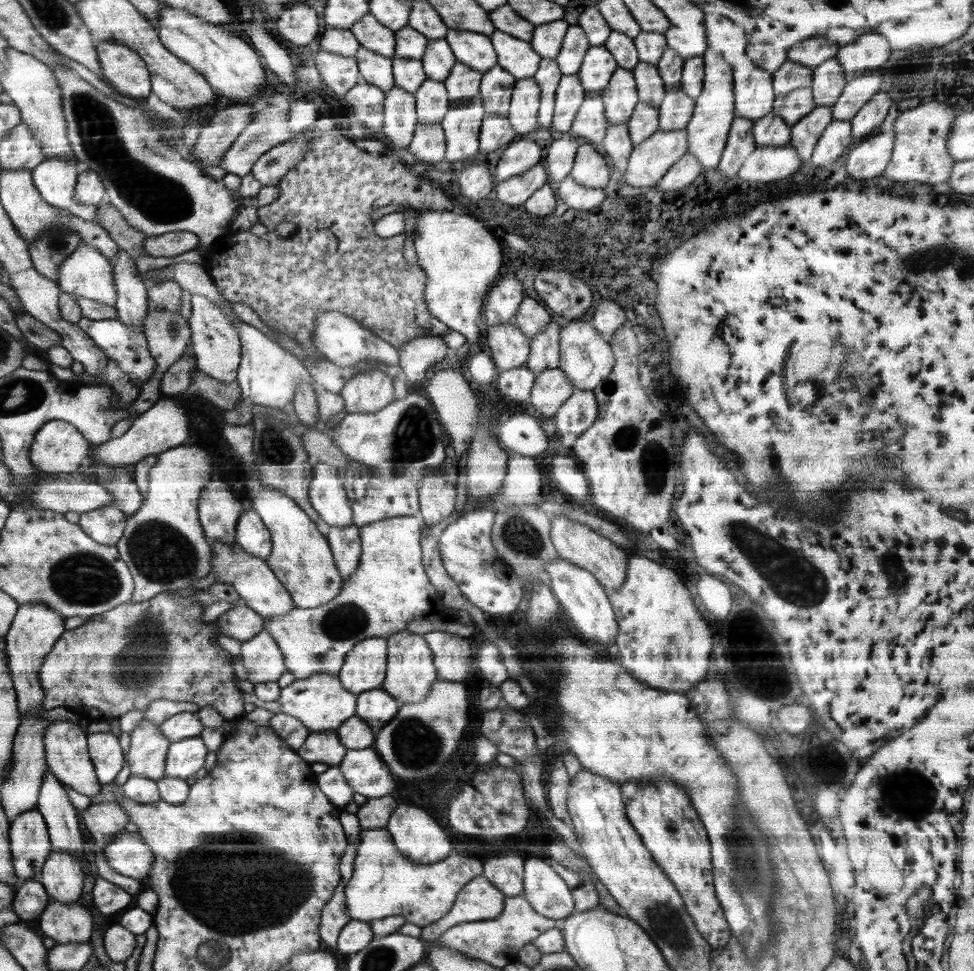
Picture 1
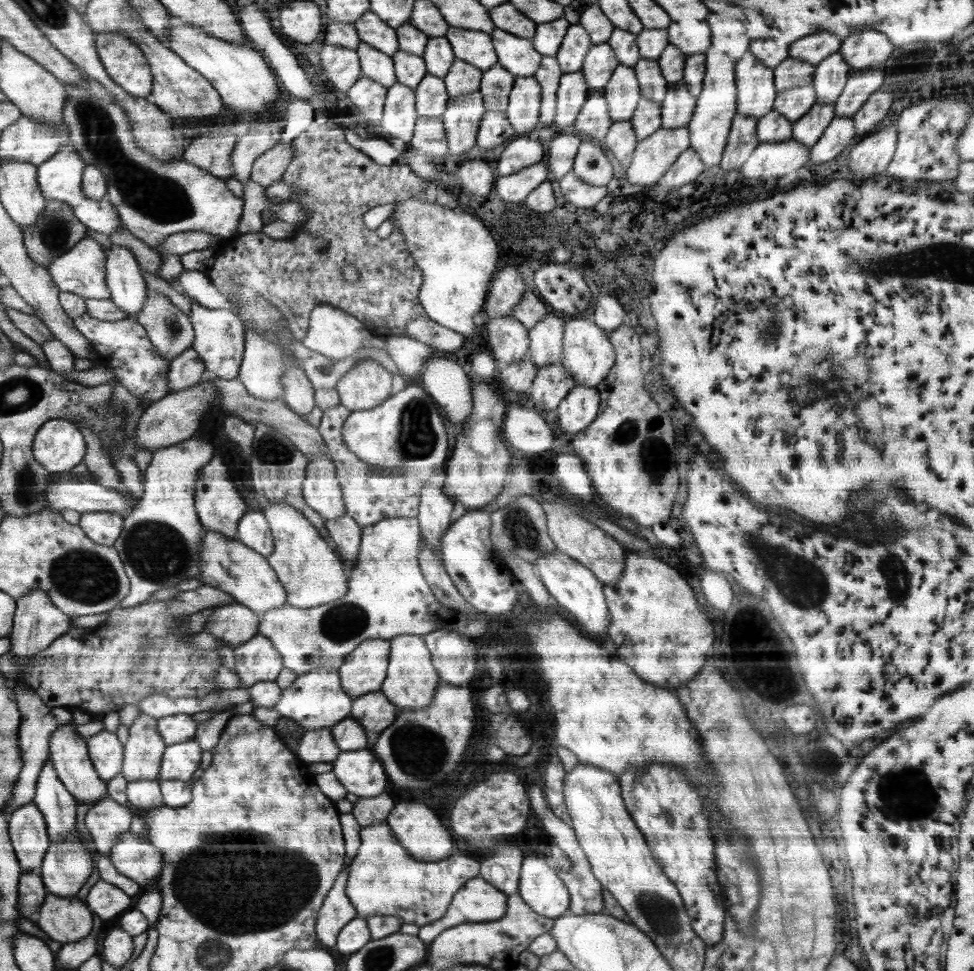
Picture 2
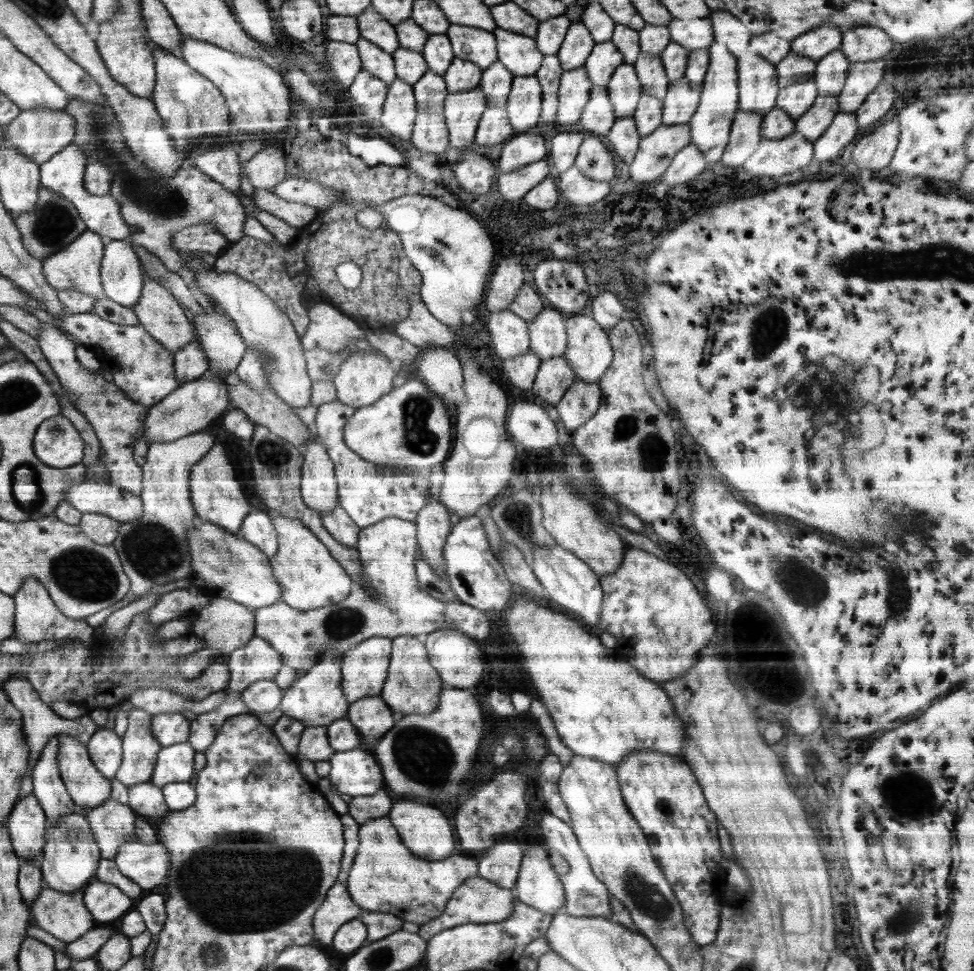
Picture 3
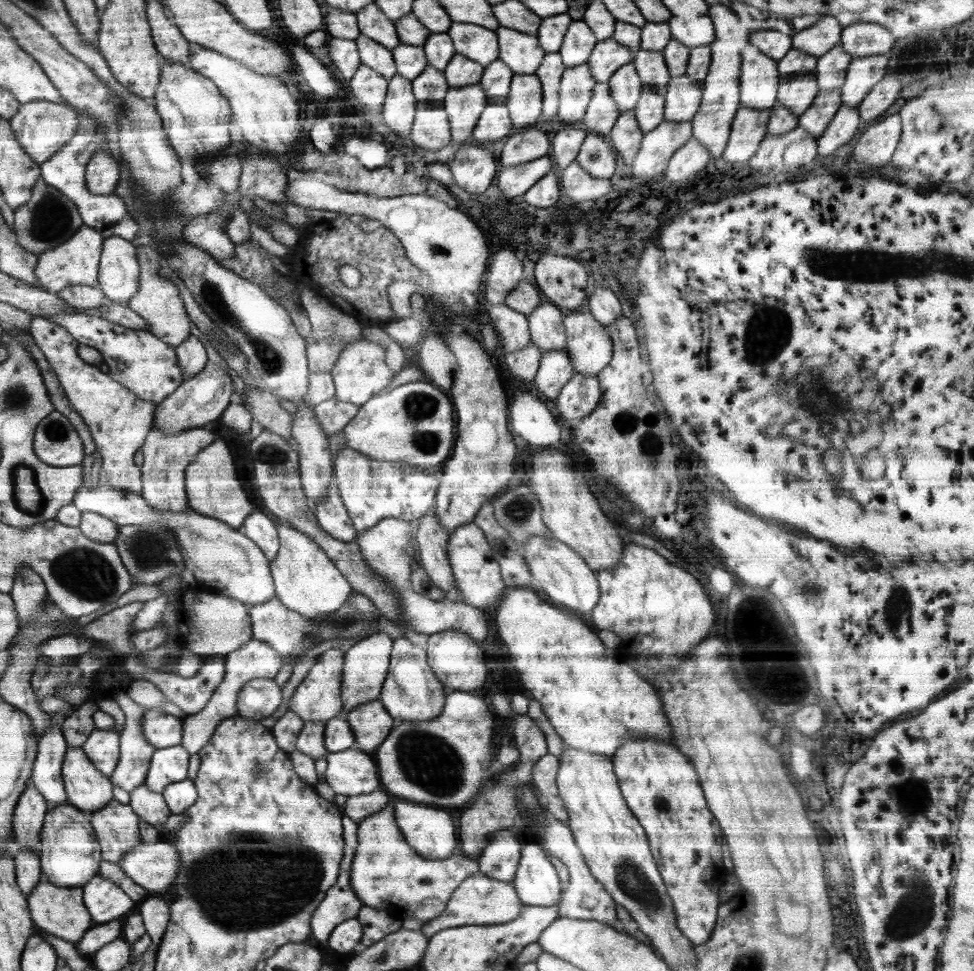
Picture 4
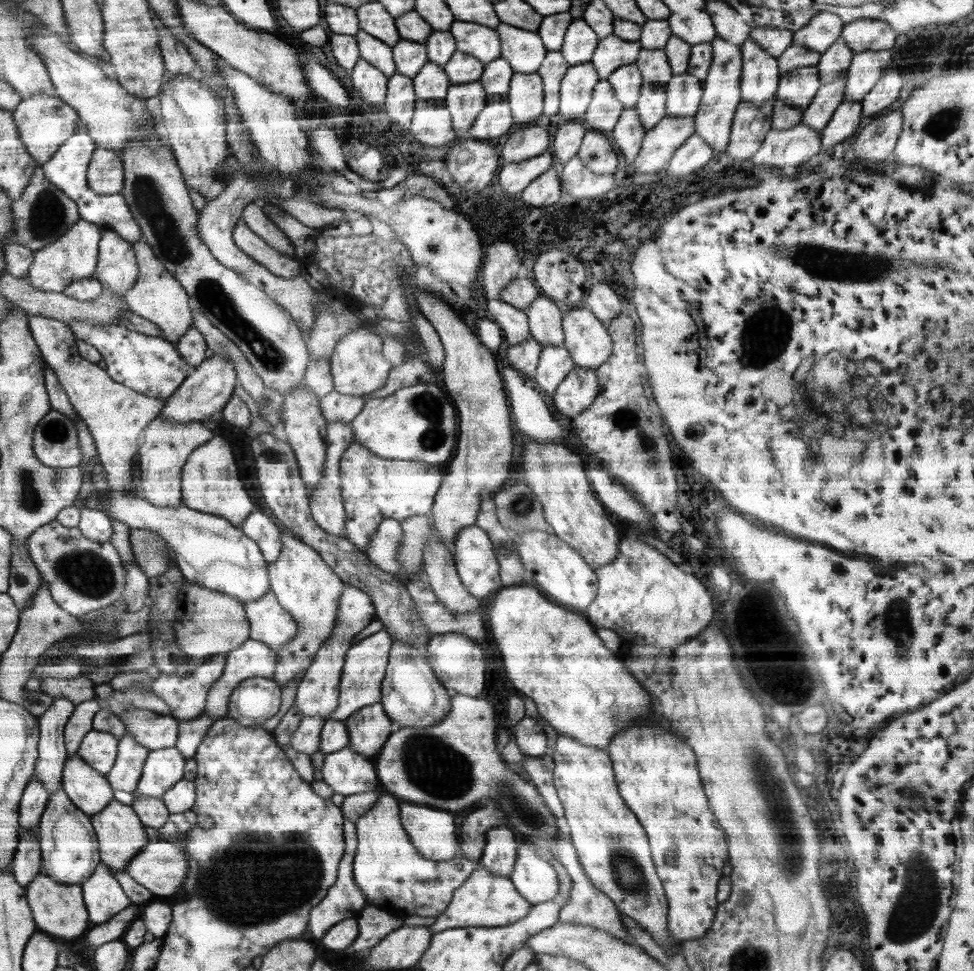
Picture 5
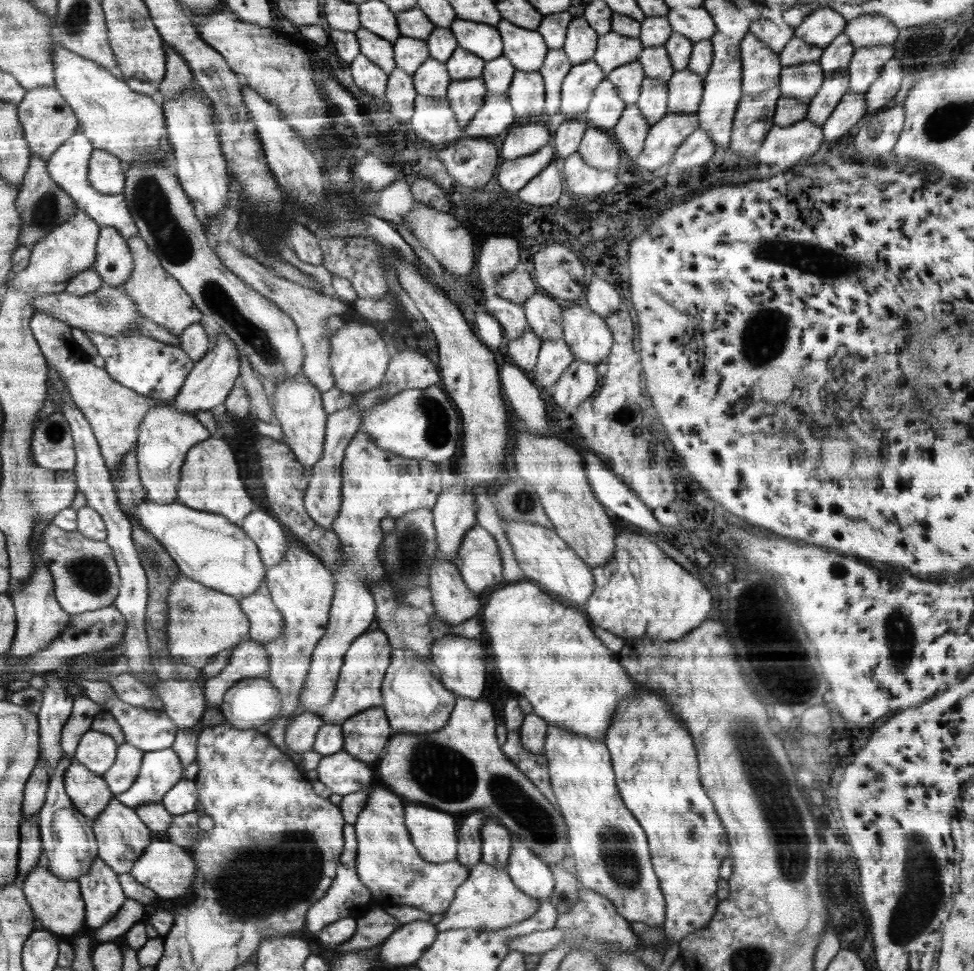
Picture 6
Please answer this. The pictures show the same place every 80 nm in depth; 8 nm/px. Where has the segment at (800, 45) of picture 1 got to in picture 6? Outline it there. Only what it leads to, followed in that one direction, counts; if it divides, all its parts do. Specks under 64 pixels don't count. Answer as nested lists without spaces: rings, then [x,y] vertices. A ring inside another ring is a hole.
[[[831,8],[814,9],[793,29],[794,37],[818,48],[826,48],[839,34],[844,33],[847,21]]]

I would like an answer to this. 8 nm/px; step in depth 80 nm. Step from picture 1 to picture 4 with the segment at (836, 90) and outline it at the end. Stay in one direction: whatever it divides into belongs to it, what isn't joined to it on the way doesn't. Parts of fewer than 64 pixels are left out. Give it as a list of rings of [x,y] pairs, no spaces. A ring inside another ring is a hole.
[[[841,44],[817,57],[814,72],[819,90],[840,88],[845,81],[846,69],[850,66],[851,59],[851,54],[848,54]]]

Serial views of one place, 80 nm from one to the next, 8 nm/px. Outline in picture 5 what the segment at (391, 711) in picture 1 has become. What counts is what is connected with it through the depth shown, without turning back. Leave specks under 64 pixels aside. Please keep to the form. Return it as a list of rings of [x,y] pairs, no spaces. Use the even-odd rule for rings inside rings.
[[[381,702],[365,706],[344,721],[349,730],[349,747],[370,759],[375,759],[393,732]]]

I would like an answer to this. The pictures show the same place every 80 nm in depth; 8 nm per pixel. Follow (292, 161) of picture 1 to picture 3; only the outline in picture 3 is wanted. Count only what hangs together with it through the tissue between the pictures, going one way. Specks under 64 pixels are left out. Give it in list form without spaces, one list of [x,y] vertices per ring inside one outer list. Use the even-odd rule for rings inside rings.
[[[268,144],[262,152],[258,152],[256,156],[252,156],[251,160],[247,160],[243,164],[243,172],[255,189],[263,188],[272,193],[276,185],[285,178],[287,166],[284,152],[278,149],[282,149],[282,147]]]

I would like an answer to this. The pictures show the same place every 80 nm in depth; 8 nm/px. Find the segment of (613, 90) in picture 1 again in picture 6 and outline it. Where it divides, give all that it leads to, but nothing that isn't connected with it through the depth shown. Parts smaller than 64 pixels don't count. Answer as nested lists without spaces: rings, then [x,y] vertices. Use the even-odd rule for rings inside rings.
[[[637,60],[617,66],[608,73],[608,76],[605,76],[615,86],[618,96],[627,105],[633,105],[639,99],[645,77],[643,66]]]

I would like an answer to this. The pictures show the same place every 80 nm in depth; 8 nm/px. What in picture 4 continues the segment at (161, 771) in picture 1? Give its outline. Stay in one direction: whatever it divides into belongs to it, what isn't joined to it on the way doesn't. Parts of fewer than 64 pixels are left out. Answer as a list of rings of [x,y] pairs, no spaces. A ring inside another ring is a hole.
[[[126,692],[113,698],[124,711],[125,725],[121,733],[121,760],[114,773],[108,777],[113,784],[129,793],[144,784],[157,748],[145,738],[145,706],[134,702]]]

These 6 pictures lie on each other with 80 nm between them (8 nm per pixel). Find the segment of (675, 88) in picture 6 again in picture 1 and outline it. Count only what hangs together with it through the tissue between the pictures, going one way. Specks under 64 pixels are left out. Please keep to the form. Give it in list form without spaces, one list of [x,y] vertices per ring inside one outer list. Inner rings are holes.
[[[668,91],[659,104],[659,130],[673,131],[687,127],[692,118],[695,100],[684,91]]]

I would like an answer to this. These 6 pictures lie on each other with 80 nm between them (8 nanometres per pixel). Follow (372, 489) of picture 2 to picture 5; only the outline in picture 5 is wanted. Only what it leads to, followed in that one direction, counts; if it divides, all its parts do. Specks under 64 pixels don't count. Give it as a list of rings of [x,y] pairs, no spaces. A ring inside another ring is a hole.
[[[332,390],[321,398],[322,410],[326,410],[326,418],[332,422],[351,423],[364,408],[365,400],[361,396],[348,396]],[[353,443],[345,450],[341,457],[340,469],[341,495],[344,498],[346,513],[346,535],[343,537],[354,543],[354,546],[357,546],[357,549],[365,554],[373,534],[385,518],[395,518],[401,521],[417,514],[430,515],[434,499],[444,476],[440,467],[433,468],[433,466],[422,461],[382,458],[360,443]]]

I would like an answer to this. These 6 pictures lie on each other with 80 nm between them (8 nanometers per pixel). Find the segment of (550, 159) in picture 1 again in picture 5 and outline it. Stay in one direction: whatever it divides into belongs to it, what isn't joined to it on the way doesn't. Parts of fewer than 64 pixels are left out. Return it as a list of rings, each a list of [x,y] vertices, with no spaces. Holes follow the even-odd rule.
[[[574,121],[558,128],[556,134],[554,134],[552,149],[550,149],[553,159],[556,162],[565,164],[572,156],[576,156],[586,131],[587,129],[584,124],[581,125]]]

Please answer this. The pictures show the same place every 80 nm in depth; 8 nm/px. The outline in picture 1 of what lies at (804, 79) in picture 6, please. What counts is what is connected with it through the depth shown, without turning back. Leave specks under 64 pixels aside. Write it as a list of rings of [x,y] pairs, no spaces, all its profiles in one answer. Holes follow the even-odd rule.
[[[806,87],[793,90],[782,97],[777,96],[773,104],[773,111],[791,127],[814,110],[814,107],[813,90],[811,87]]]

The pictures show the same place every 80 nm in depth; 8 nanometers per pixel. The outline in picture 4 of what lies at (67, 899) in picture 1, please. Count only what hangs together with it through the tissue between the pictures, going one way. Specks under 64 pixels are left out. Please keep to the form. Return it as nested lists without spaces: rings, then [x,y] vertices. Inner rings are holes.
[[[69,801],[49,809],[45,828],[41,831],[43,840],[38,851],[43,879],[48,883],[62,888],[83,887],[99,874],[101,847],[90,822],[91,816],[71,805]]]

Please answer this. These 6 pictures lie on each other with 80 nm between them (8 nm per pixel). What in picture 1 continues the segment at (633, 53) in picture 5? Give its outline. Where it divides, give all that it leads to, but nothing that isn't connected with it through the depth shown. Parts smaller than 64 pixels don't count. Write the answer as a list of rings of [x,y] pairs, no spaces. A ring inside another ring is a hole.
[[[604,45],[591,46],[586,51],[578,72],[586,95],[602,93],[608,86],[612,73],[618,67],[612,53]]]

